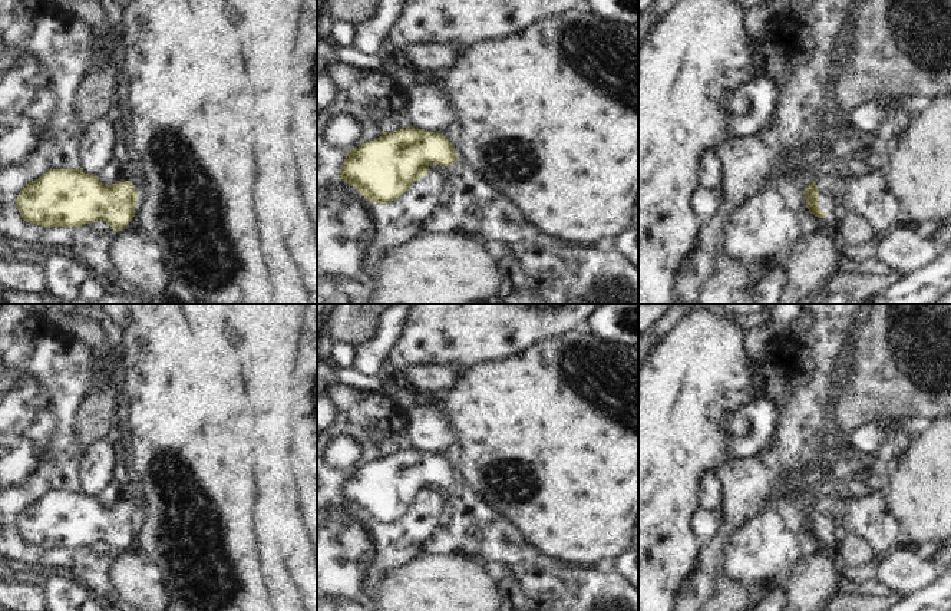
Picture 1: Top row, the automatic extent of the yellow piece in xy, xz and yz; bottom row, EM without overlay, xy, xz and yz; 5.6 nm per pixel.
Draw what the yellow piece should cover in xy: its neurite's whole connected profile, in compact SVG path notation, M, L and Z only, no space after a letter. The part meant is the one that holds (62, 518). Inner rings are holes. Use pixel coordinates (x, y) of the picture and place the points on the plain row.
M79 489L50 491L24 506L16 526L24 542L46 549L106 542L119 554L135 538L141 509L141 495L132 502L103 506L96 495Z

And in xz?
M413 447L394 453L382 453L380 459L347 473L340 491L340 498L367 522L387 525L402 518L415 502L427 496L432 485L449 489L453 513L448 519L448 525L439 526L427 539L423 546L425 555L481 556L488 564L505 564L522 592L528 611L638 611L638 588L635 588L633 582L615 571L598 571L582 564L571 564L544 555L538 548L524 539L522 532L515 525L493 512L482 498L462 483L455 468L442 453L427 453L425 450L415 450Z

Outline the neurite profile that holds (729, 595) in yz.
M720 569L713 597L706 602L701 611L752 611L760 601L756 589L749 589L734 582Z

